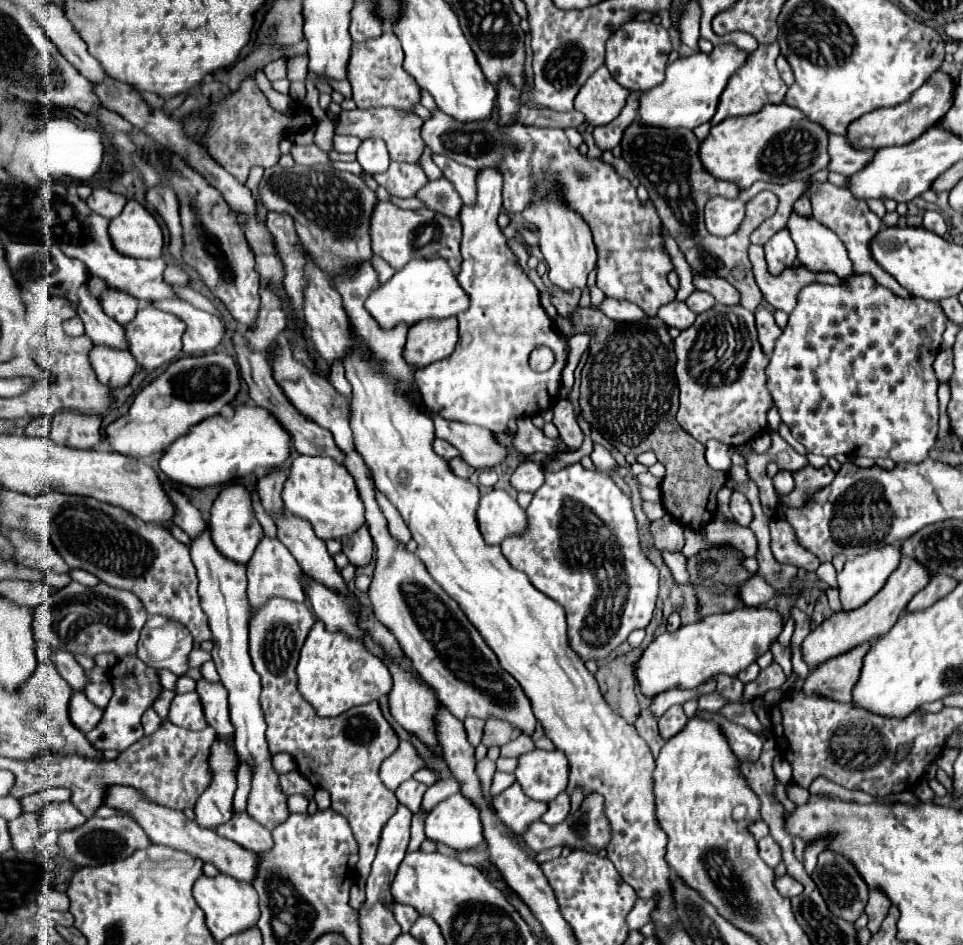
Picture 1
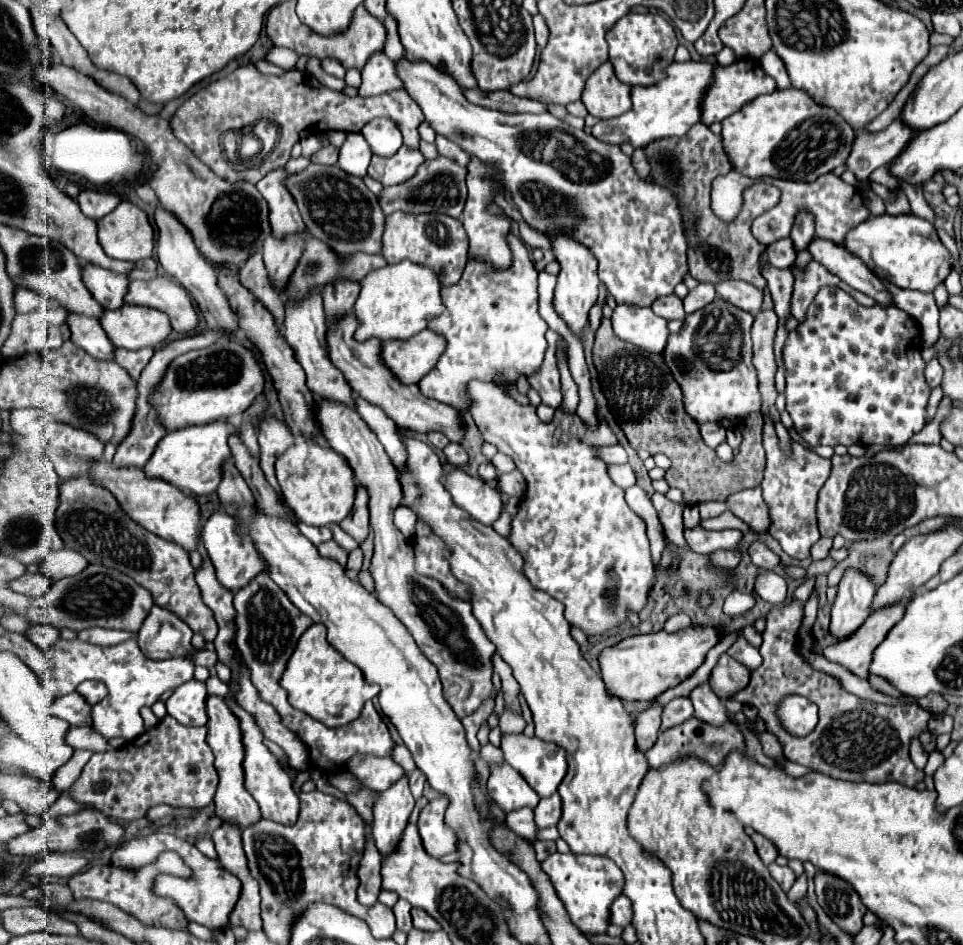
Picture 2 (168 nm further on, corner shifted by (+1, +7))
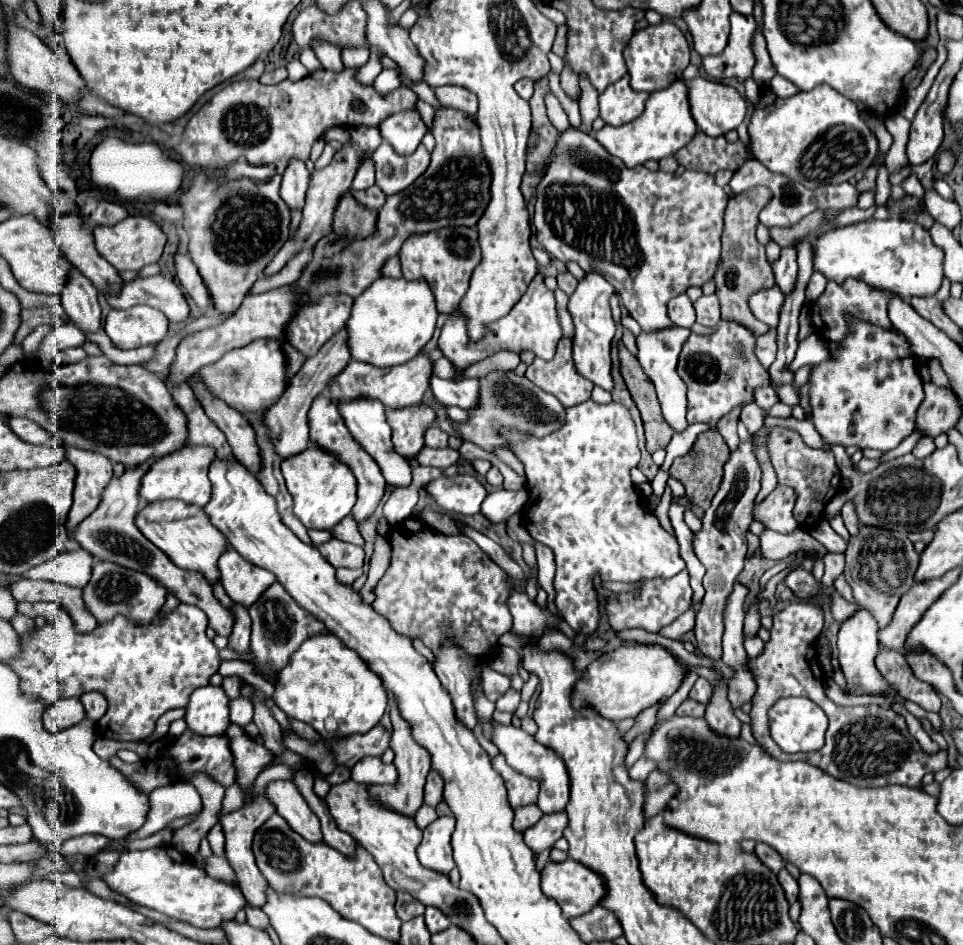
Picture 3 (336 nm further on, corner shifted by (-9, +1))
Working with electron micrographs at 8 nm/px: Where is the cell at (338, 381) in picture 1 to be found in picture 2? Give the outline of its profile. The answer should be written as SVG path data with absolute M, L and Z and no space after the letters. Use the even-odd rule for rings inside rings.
M356 396L356 406L358 406L358 414L372 428L372 432L376 434L376 438L384 446L384 450L390 456L390 460L394 462L394 466L396 468L406 468L406 450L404 450L404 444L400 442L396 424L384 414L382 408L366 402L360 396Z

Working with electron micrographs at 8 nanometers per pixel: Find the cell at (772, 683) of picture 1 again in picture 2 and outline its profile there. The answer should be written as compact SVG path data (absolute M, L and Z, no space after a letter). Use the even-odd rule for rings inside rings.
M796 598L790 604L774 606L766 614L766 628L762 632L764 662L752 672L750 684L740 690L734 700L756 706L766 732L774 734L782 746L784 756L800 766L838 780L874 784L900 782L908 788L914 788L924 780L924 772L912 764L908 746L914 736L920 736L920 732L928 730L926 722L930 718L930 712L922 710L918 704L884 704L882 720L882 710L876 702L870 704L870 700L862 700L846 692L834 676L810 668L810 664L798 652L798 628L802 624L802 618L804 604ZM788 694L802 694L820 710L820 722L806 738L794 738L786 734L776 718L776 706Z

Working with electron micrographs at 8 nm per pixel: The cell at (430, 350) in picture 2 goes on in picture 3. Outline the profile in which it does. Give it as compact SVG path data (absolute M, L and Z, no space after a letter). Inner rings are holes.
M420 352L414 360L406 364L398 364L398 368L374 368L374 364L366 364L360 360L350 360L350 364L332 380L330 384L330 400L354 400L354 398L378 398L384 406L392 408L404 408L418 404L426 390L430 388L430 378L434 376L434 364L428 358L428 354Z

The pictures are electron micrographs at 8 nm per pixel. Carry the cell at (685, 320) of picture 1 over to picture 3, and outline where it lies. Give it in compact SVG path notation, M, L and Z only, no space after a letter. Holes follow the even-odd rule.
M682 294L682 296L676 296L674 300L670 300L670 304L668 304L668 316L670 316L670 320L676 326L690 328L694 324L694 320L696 320L694 306L692 306L690 298L686 294Z

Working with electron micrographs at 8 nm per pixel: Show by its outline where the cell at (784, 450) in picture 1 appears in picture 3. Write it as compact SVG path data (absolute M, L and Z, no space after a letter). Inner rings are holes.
M770 328L766 334L758 336L756 356L764 368L770 368L770 364L776 360L776 328Z

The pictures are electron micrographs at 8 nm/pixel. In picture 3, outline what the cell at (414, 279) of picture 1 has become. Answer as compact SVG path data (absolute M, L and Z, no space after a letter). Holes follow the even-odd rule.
M382 276L354 300L352 316L346 322L350 354L354 360L370 362L380 368L408 362L432 338L436 320L436 300L426 280Z

